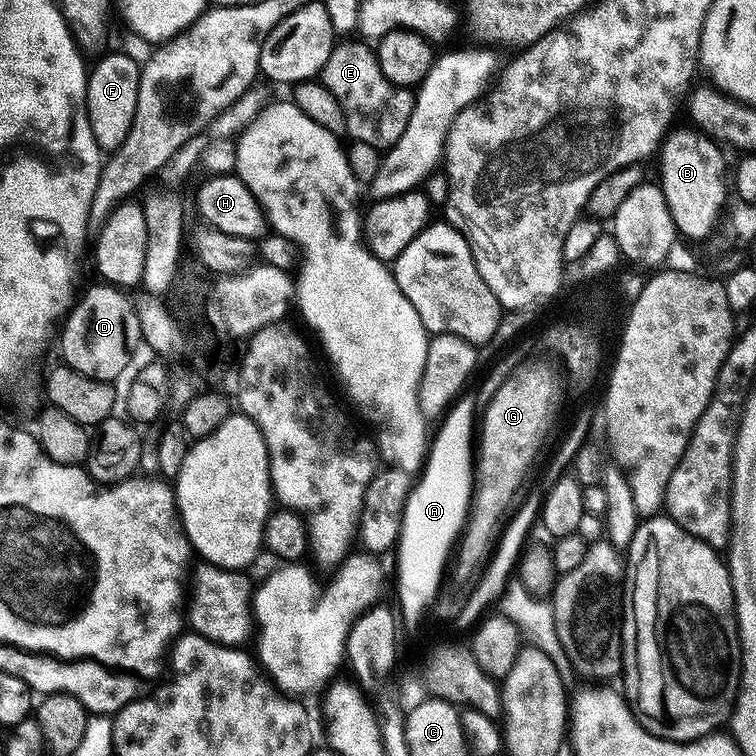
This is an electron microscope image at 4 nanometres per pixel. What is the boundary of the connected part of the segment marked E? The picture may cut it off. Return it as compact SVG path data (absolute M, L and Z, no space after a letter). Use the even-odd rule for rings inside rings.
M367 43L343 44L333 47L318 80L338 100L346 118L346 133L357 140L371 141L380 128L393 128L397 133L406 130L412 113L413 89L398 88L382 74L375 51Z

